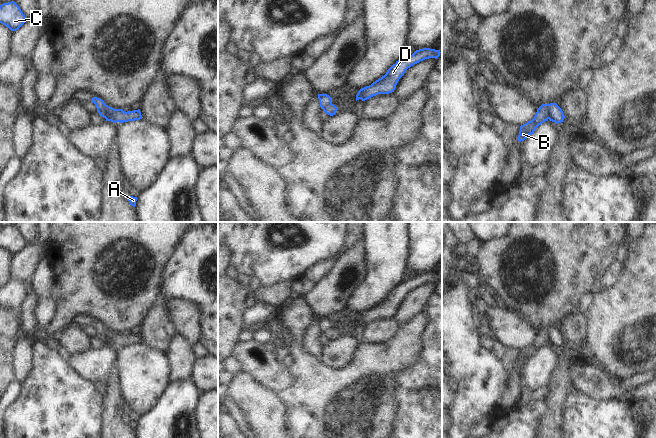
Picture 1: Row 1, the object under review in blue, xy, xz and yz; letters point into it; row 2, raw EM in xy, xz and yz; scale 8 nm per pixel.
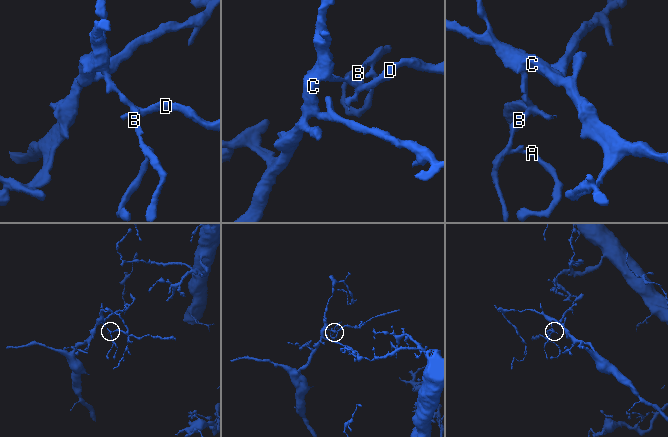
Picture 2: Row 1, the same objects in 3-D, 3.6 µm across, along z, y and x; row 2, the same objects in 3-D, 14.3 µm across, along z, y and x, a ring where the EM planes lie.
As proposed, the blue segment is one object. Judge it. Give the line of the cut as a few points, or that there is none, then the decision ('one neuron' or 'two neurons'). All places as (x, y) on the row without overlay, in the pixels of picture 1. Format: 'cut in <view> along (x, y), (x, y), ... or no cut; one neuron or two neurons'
cut in yz along (549, 328), (548, 342); two neurons

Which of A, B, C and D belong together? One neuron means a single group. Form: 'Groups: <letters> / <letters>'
Groups: A B C / D

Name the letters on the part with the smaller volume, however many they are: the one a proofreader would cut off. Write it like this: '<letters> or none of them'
D

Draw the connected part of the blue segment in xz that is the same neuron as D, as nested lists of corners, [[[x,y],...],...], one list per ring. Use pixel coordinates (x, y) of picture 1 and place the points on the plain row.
[[[423,272],[416,274],[411,280],[400,282],[393,288],[384,300],[373,306],[371,309],[360,313],[356,319],[356,325],[361,323],[365,325],[378,318],[389,318],[394,316],[399,303],[404,299],[406,294],[425,283],[440,280],[440,274]]]

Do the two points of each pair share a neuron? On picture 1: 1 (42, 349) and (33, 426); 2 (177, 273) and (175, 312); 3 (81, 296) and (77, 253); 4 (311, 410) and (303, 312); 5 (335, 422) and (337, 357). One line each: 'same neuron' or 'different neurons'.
1: same neuron
2: different neurons
3: same neuron
4: same neuron
5: different neurons

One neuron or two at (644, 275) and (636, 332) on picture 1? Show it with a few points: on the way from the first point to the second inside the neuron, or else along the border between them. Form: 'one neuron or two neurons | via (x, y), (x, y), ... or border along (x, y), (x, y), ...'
one neuron | via (644, 289), (644, 316), (642, 318)

